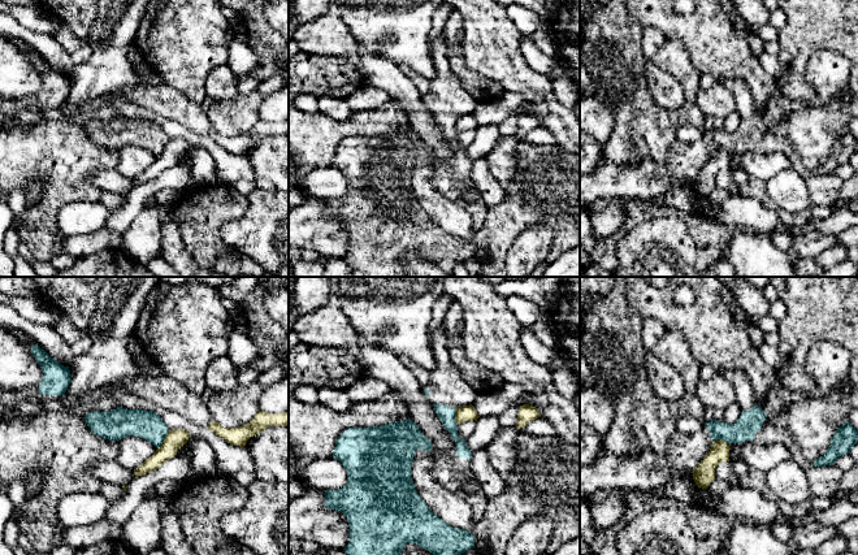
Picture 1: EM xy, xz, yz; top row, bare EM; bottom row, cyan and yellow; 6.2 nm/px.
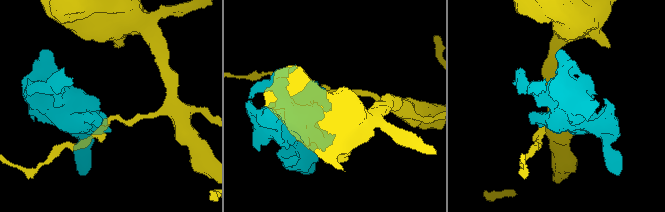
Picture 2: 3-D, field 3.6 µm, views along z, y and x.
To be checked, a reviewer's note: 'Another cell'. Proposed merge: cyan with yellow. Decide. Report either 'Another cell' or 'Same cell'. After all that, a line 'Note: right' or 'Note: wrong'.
Another cell
Note: right

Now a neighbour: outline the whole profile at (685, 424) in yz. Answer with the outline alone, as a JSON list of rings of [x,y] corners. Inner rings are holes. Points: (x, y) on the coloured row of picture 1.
[[[681,416],[675,421],[675,428],[677,433],[681,434],[694,434],[705,429],[705,422],[693,416]]]

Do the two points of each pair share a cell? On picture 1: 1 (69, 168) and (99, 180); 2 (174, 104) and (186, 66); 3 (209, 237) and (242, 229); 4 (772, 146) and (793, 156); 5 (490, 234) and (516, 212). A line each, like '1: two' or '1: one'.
1: two
2: two
3: two
4: one
5: one

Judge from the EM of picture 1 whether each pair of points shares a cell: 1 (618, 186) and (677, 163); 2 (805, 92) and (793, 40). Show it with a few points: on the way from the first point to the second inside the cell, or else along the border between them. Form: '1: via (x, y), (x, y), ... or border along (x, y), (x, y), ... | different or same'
1: via (632, 181), (658, 181), (663, 177) | same
2: via (796, 79), (796, 53) | same

